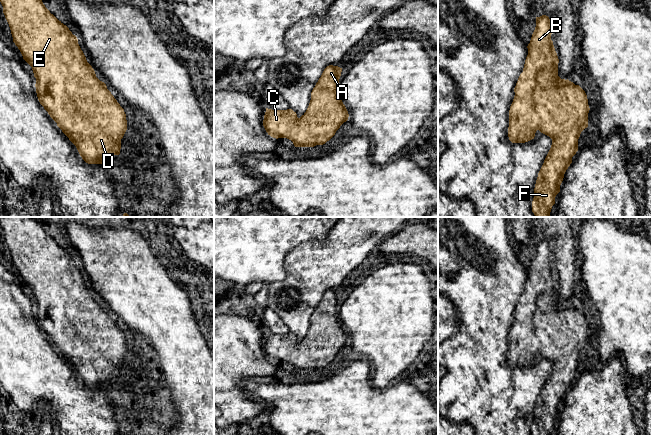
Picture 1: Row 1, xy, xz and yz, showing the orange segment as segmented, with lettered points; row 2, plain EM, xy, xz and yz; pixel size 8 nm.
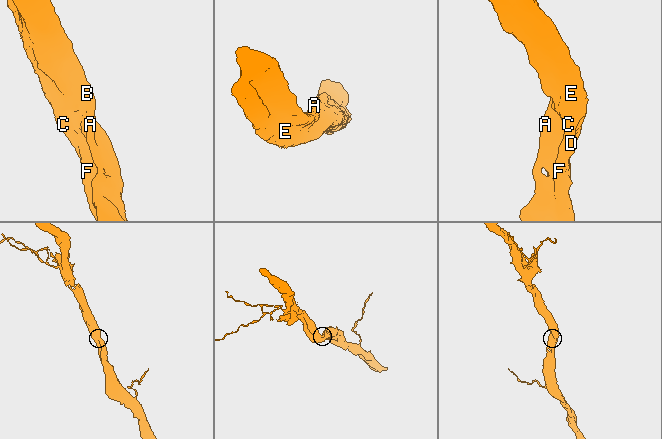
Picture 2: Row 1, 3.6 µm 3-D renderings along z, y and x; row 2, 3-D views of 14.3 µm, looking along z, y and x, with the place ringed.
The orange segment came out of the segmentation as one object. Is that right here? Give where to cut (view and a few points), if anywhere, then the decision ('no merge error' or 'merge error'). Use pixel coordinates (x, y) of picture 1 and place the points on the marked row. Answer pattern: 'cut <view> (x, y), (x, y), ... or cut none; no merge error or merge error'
cut none; no merge error

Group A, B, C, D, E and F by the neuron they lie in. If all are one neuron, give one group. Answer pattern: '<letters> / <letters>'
A B C D E F

